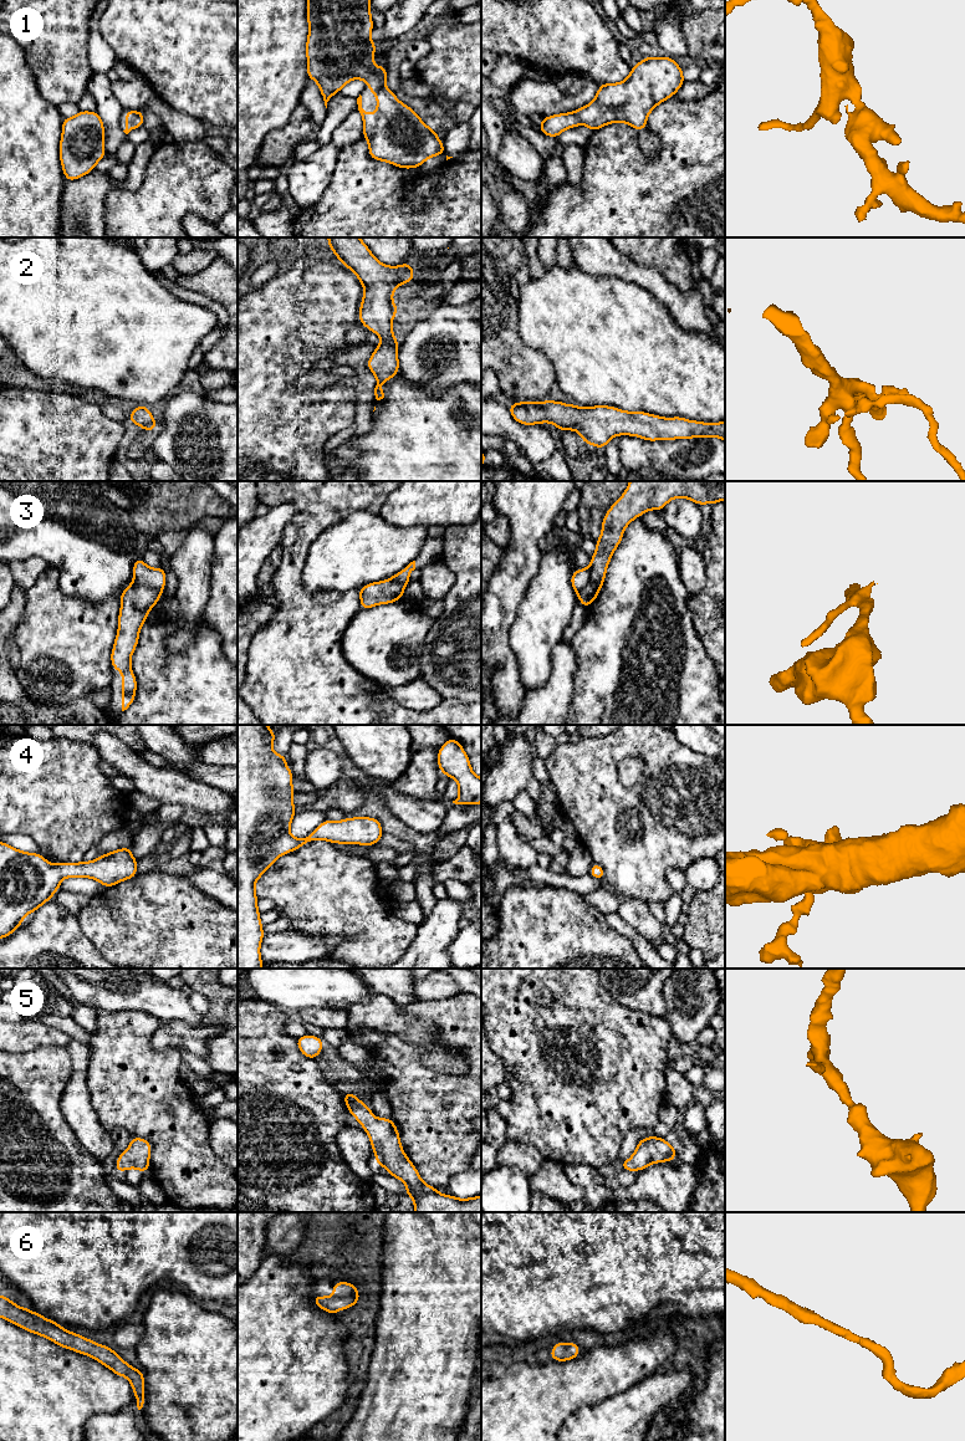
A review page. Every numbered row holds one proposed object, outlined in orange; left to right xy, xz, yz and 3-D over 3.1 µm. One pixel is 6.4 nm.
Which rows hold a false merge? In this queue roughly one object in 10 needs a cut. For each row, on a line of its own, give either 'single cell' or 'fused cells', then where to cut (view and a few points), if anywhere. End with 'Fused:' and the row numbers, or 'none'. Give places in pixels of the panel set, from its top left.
1: single cell; no cut
2: single cell; no cut
3: fused cells; cut in xy along (134, 577), (138, 582), (149, 584), (161, 592)
4: single cell; no cut
5: single cell; no cut
6: single cell; no cut
Fused: 3

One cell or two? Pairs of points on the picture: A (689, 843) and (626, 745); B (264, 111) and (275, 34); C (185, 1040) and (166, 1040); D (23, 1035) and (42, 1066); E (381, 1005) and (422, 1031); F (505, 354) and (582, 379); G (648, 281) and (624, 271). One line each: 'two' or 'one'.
A: one
B: one
C: one
D: two
E: one
F: two
G: one

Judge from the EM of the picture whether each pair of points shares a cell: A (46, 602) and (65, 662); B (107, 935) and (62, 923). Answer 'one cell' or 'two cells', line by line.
A: one cell
B: two cells

